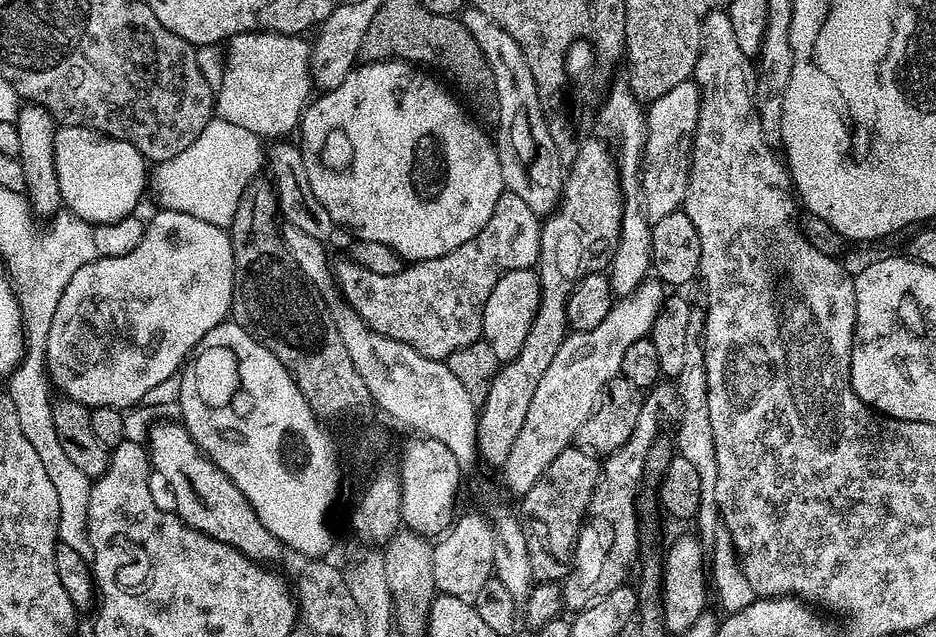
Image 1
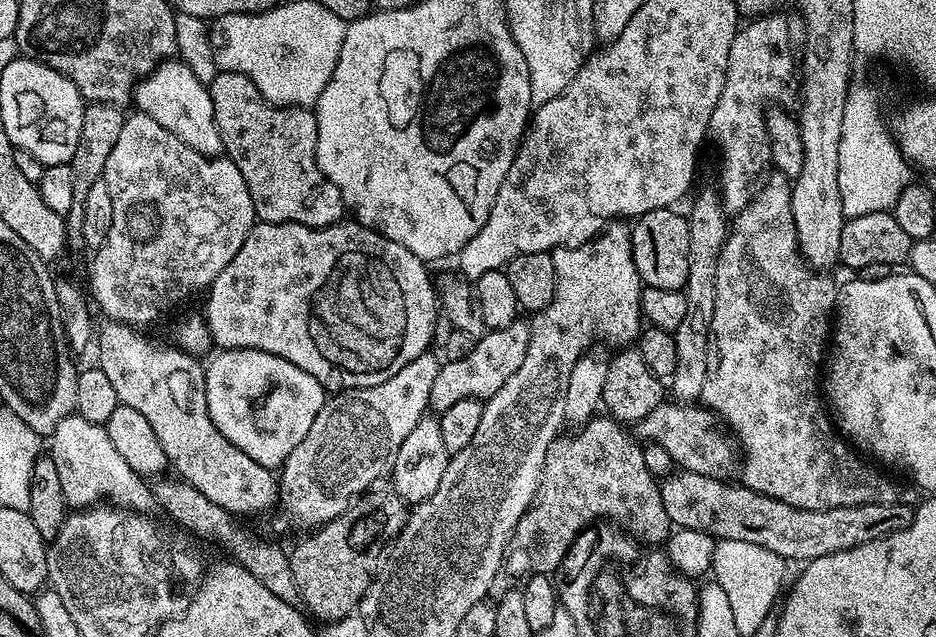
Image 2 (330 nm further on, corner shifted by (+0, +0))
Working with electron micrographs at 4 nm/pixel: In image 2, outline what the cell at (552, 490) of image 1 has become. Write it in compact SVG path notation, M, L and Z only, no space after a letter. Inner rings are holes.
M665 402L654 406L646 418L635 424L634 432L641 441L662 445L677 469L703 476L719 477L720 471L732 460L732 448L734 452L733 441L718 423L716 413L692 402Z

